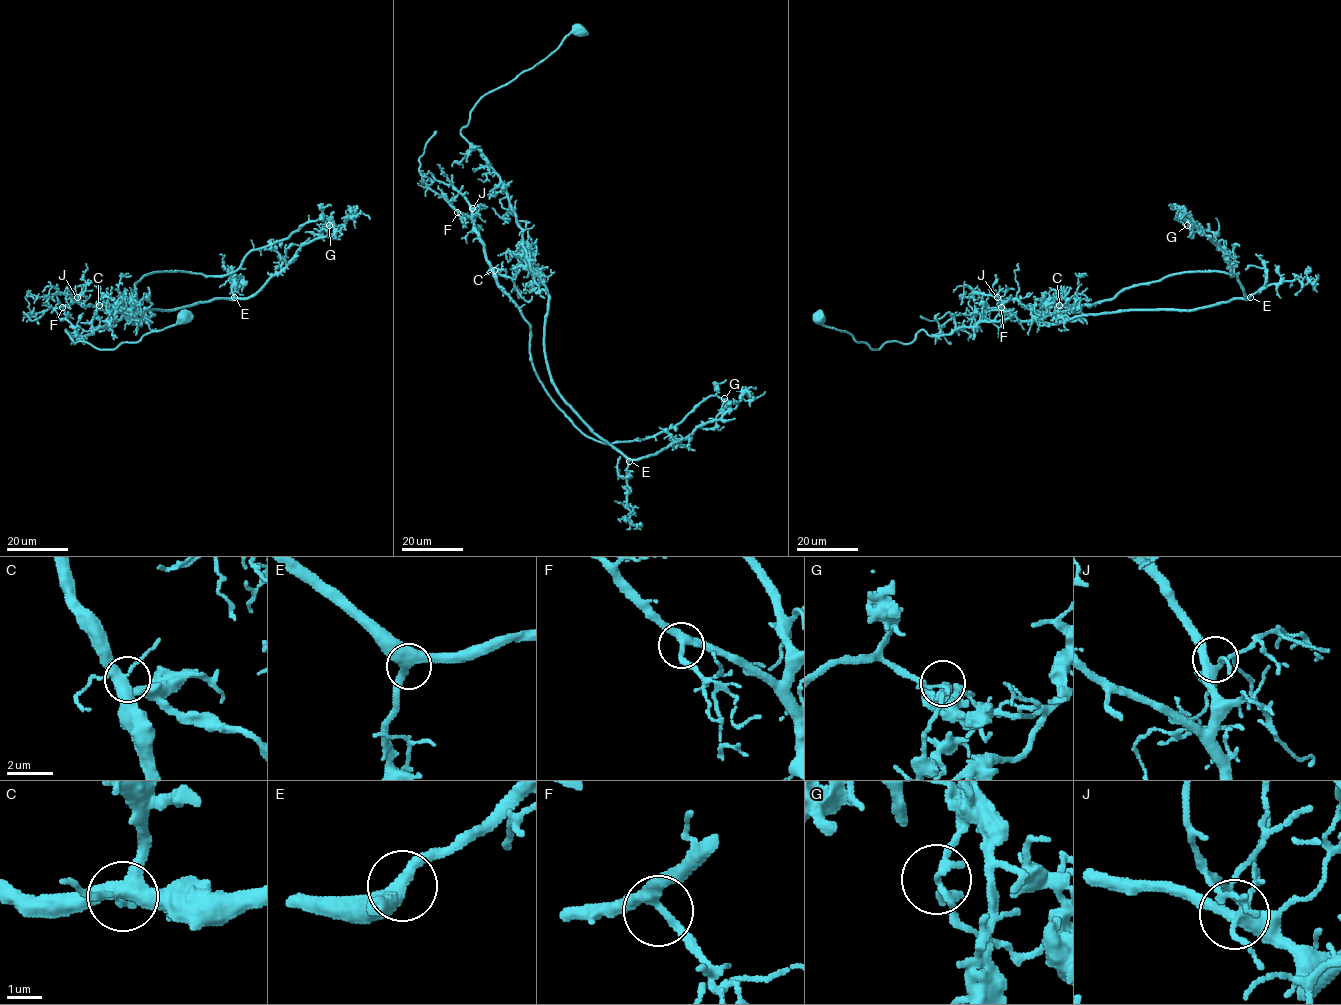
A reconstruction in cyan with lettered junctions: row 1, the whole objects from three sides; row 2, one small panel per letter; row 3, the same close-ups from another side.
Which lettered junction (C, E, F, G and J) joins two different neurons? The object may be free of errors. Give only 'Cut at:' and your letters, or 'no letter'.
Cut at: G

